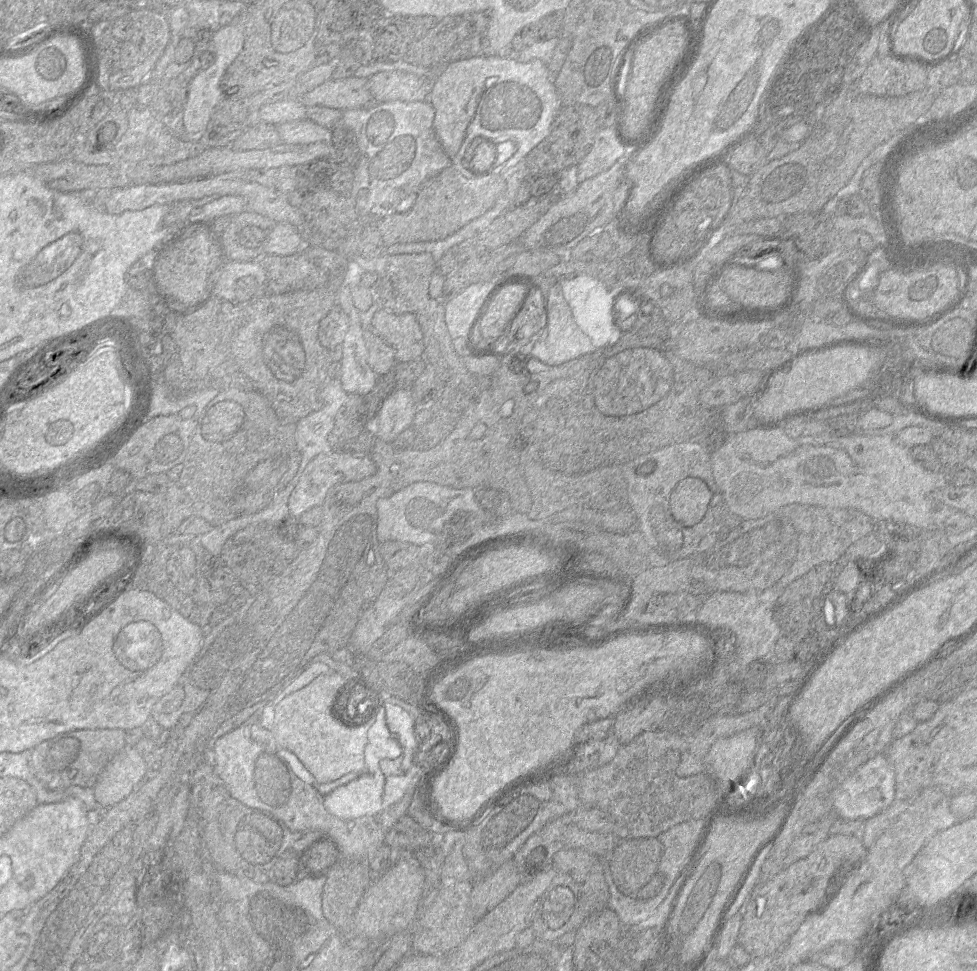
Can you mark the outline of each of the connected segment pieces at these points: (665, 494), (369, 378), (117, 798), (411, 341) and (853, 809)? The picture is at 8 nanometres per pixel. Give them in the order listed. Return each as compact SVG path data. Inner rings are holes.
M698 440L672 444L623 464L622 471L627 483L628 505L638 517L638 531L643 535L649 547L670 562L695 555L700 541L715 527L713 508L724 501L713 477L710 453L703 444ZM687 477L704 480L712 496L704 517L692 527L679 524L673 518L670 509L672 491L680 481Z
M349 285L339 289L338 304L349 318L349 328L342 343L340 382L348 394L365 397L374 388L378 376L368 363L361 312L354 306Z
M126 744L107 764L93 787L99 807L109 808L125 799L148 770L137 748Z
M380 308L370 328L394 349L397 363L423 358L424 337L414 314L395 314Z
M886 752L855 770L831 793L831 811L839 819L867 820L888 808L895 797L895 773Z

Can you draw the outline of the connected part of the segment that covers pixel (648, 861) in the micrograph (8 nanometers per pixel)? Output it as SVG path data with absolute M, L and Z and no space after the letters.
M657 838L619 840L609 857L609 871L620 892L628 897L637 897L638 892L658 872L664 847Z

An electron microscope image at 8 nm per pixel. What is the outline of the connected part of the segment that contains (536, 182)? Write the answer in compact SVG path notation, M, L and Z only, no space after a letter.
M577 166L563 171L529 172L517 191L513 207L533 205L551 193L571 193L578 184Z

